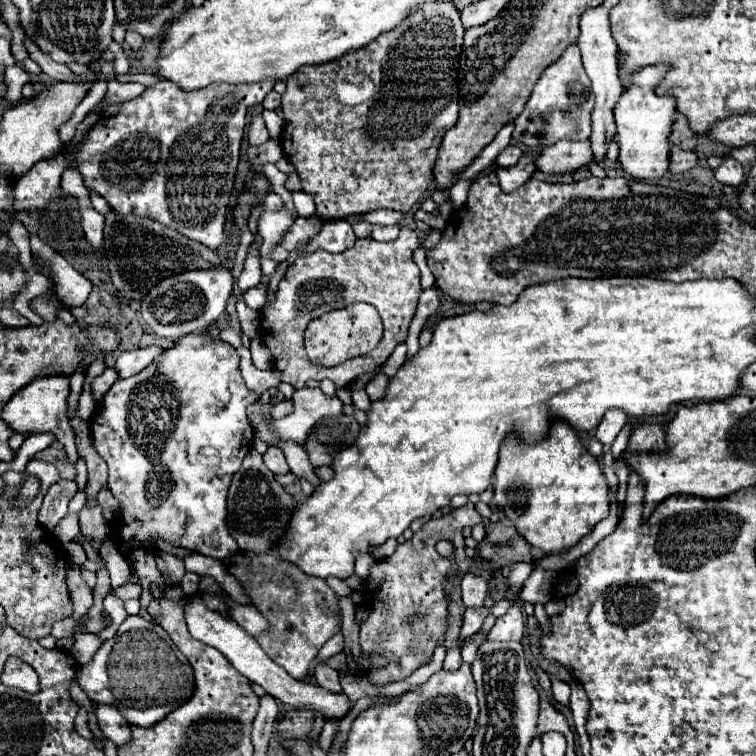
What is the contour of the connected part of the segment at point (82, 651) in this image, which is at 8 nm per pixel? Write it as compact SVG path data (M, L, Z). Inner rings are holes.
M75 627L74 638L71 654L77 658L77 664L87 664L87 660L91 660L101 646L101 638L93 633L82 632L78 627Z

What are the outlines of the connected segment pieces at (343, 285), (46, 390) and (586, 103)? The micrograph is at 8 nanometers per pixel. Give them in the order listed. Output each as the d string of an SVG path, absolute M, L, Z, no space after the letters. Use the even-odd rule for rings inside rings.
M401 226L401 234L393 242L377 242L373 238L363 238L341 254L317 250L307 258L297 258L281 278L273 306L261 308L263 342L271 350L275 358L275 368L281 370L283 382L289 382L295 388L303 388L309 378L329 378L337 388L347 388L361 374L377 372L385 364L389 354L395 350L395 346L405 342L407 328L415 316L417 302L421 296L421 274L419 266L413 260L413 252L419 246L421 242L417 232L407 226ZM355 302L367 302L375 306L383 320L385 330L377 348L373 348L365 356L357 356L331 368L313 364L307 358L303 346L303 332L307 328L307 322L325 312L345 308Z
M43 376L35 378L27 386L23 386L19 392L11 396L11 400L5 404L3 420L19 434L29 432L53 432L59 442L63 442L67 456L75 462L77 450L73 440L73 430L69 426L67 418L67 400L69 400L69 376Z
M569 44L567 50L551 66L543 70L535 88L525 104L525 110L515 120L513 138L529 148L549 146L559 140L587 140L591 136L591 112L595 106L595 94L591 90L589 76L581 62L577 44Z

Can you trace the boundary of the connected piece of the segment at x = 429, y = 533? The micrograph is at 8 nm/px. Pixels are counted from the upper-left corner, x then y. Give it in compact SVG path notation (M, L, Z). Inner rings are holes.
M469 502L467 506L455 508L441 518L431 518L421 530L413 534L411 540L397 546L393 556L383 558L371 566L371 574L365 578L367 604L371 612L369 618L361 624L361 654L369 662L373 654L387 660L387 664L381 668L373 666L371 662L371 668L365 672L367 680L373 686L385 686L389 682L405 680L419 666L429 664L433 650L445 642L451 602L445 594L445 578L449 578L451 570L459 572L461 576L471 570L475 576L481 576L487 582L495 578L493 570L485 566L485 560L469 558L465 554L463 528L475 524L481 524L481 516ZM439 540L451 540L455 544L455 566L449 566L449 558L441 558L437 554L435 544Z

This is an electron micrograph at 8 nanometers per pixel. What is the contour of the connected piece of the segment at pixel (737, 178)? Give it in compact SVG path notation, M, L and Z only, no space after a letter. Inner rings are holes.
M725 154L723 162L715 168L715 178L727 186L739 186L745 180L743 166L731 154Z

